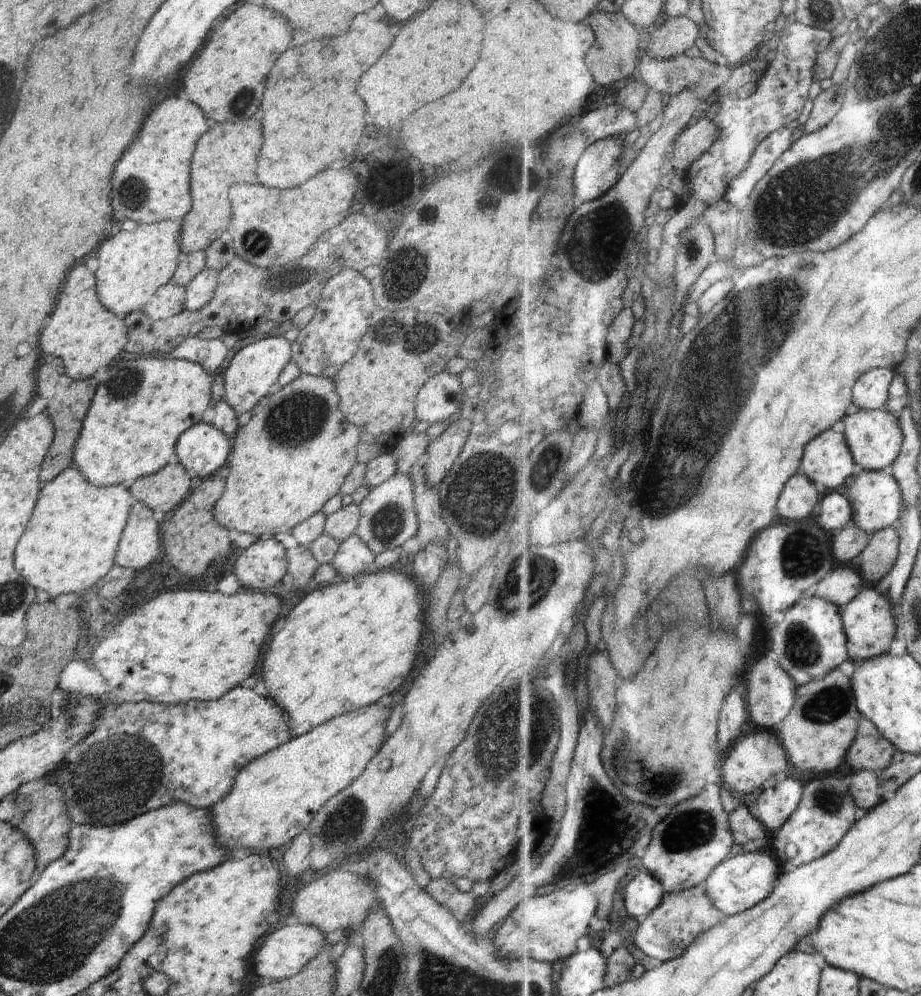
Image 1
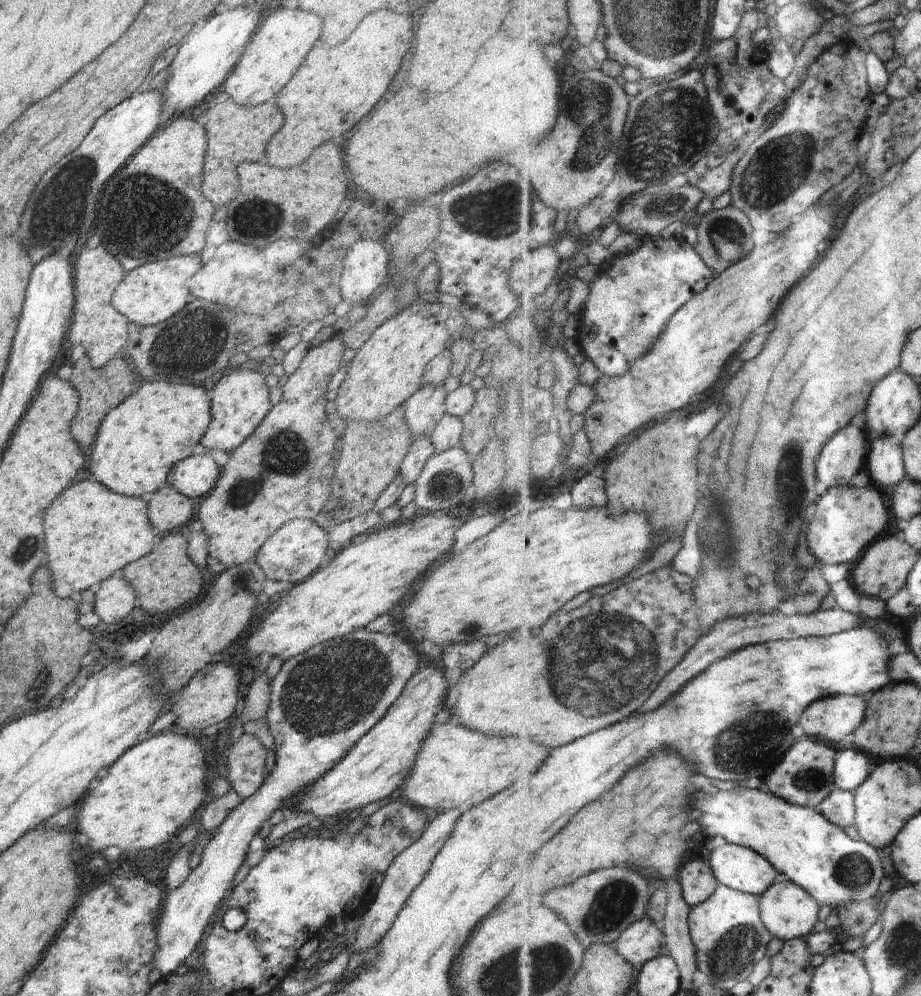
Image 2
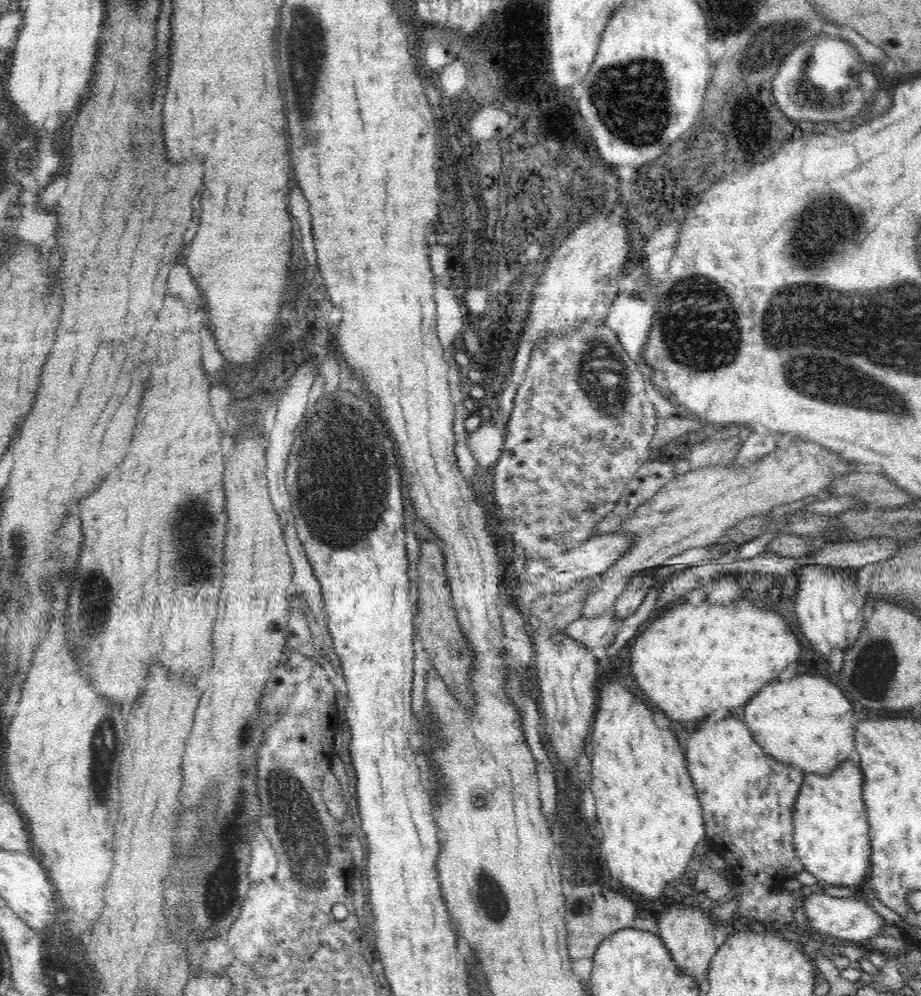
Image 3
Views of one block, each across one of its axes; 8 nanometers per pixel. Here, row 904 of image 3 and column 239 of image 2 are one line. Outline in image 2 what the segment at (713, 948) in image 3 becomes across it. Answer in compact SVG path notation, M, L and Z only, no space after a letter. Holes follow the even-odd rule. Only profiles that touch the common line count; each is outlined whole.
M228 660L210 662L187 682L186 690L171 709L178 718L176 724L183 729L184 733L193 734L196 730L234 719L234 708L241 695L238 692L238 683L240 683L239 674L232 664L228 664Z

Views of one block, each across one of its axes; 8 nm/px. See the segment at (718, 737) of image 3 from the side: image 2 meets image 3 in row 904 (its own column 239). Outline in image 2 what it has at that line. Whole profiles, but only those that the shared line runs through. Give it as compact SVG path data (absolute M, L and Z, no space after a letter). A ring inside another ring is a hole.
M243 733L238 742L224 750L228 760L228 775L225 780L238 796L244 800L254 794L268 774L266 768L267 750L258 738Z

